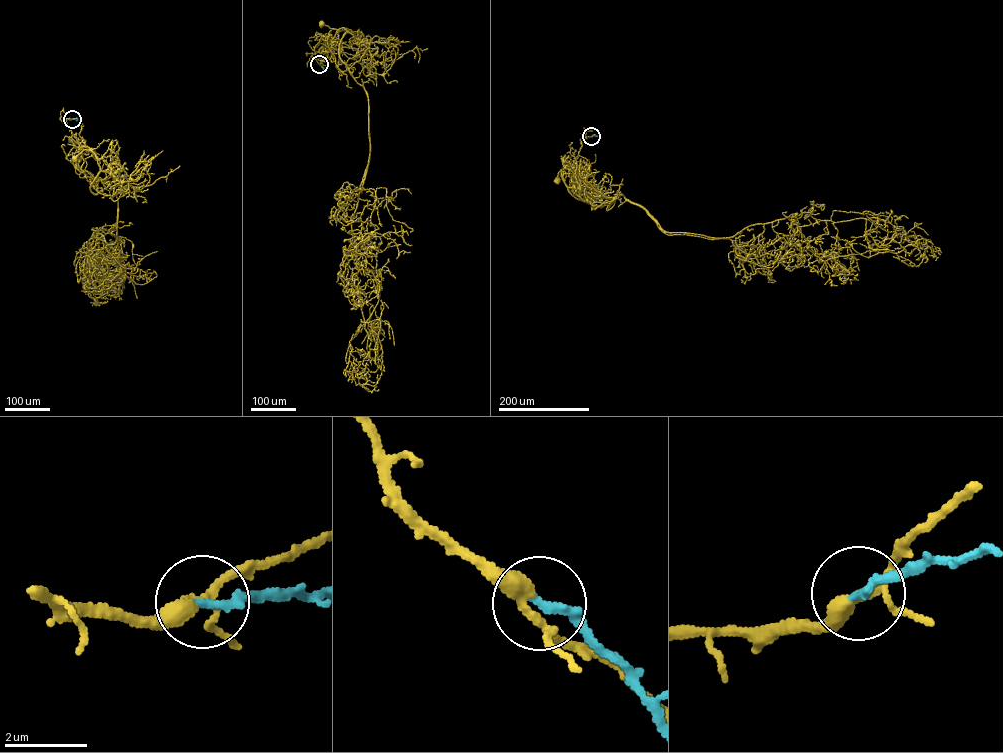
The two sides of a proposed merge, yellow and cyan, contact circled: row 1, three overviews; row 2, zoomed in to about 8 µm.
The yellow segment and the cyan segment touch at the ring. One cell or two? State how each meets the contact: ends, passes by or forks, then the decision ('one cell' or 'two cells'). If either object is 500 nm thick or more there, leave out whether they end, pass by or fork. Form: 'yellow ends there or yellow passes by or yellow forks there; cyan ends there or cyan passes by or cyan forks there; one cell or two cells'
yellow passes by; cyan ends there; one cell

